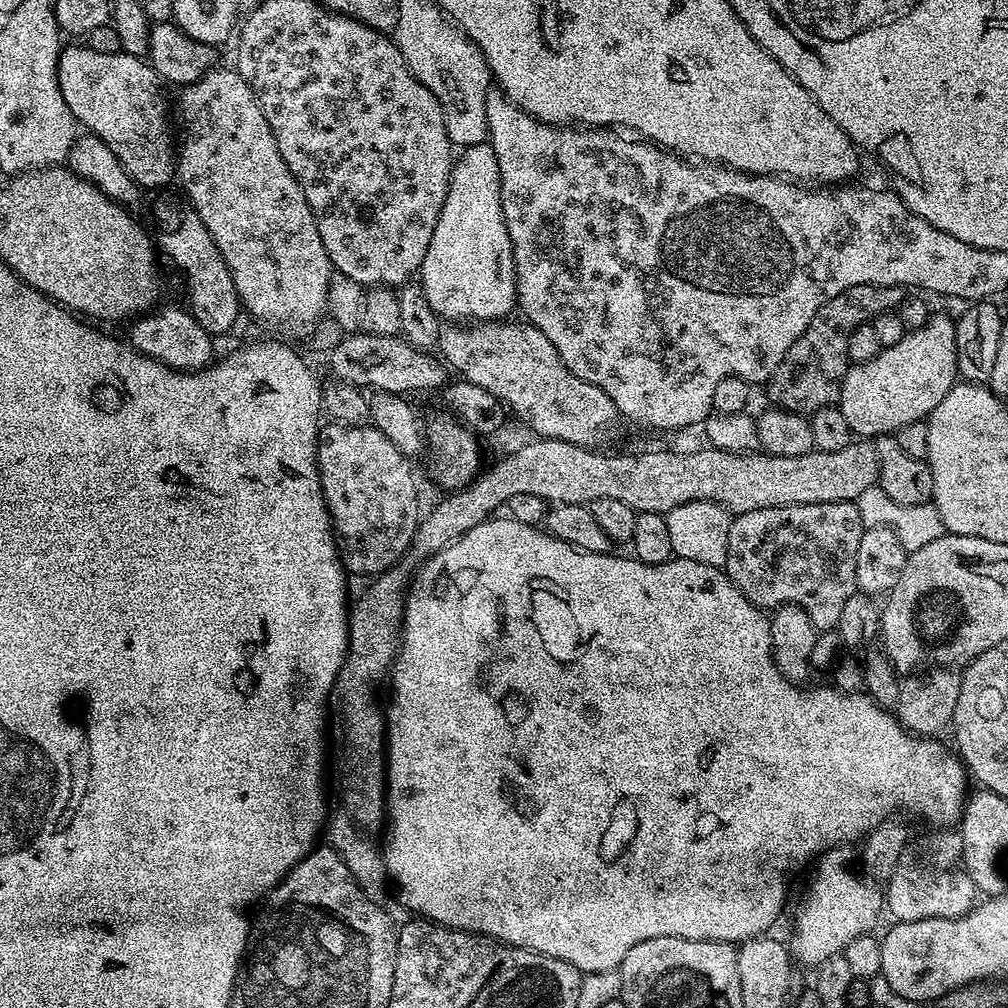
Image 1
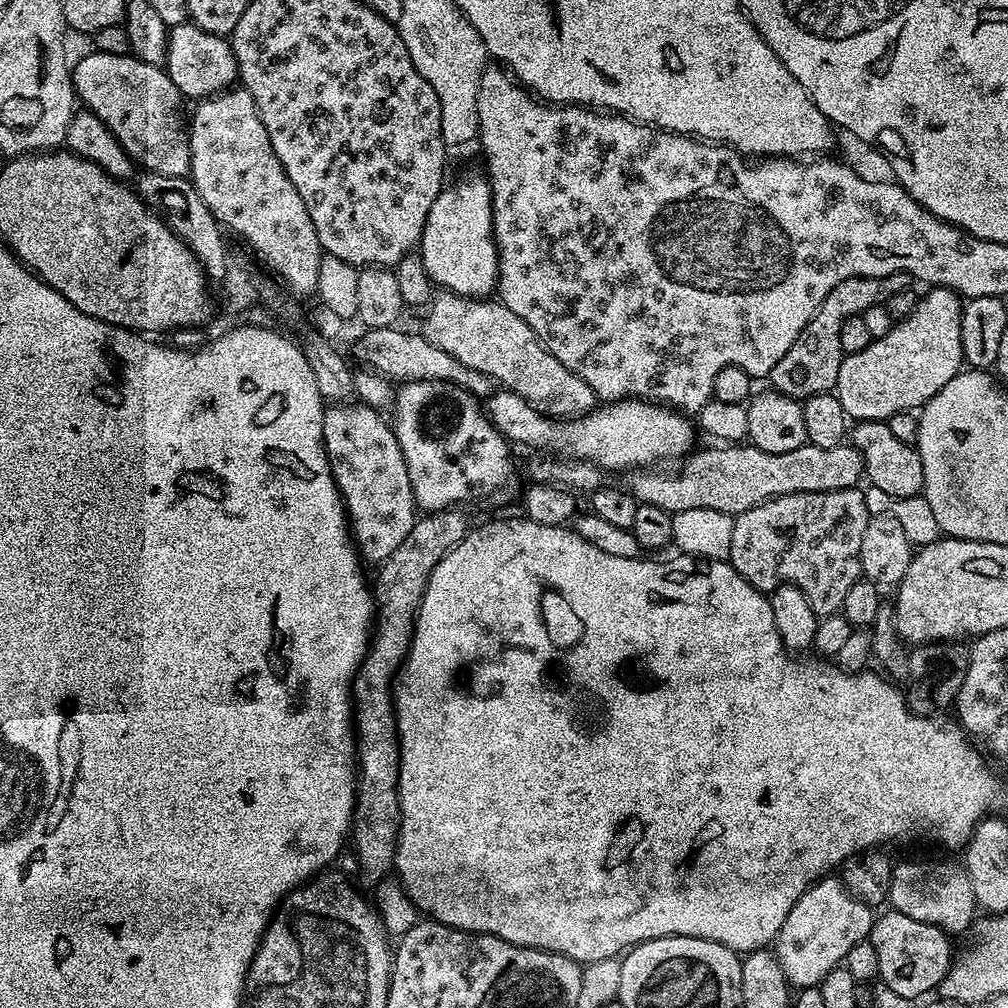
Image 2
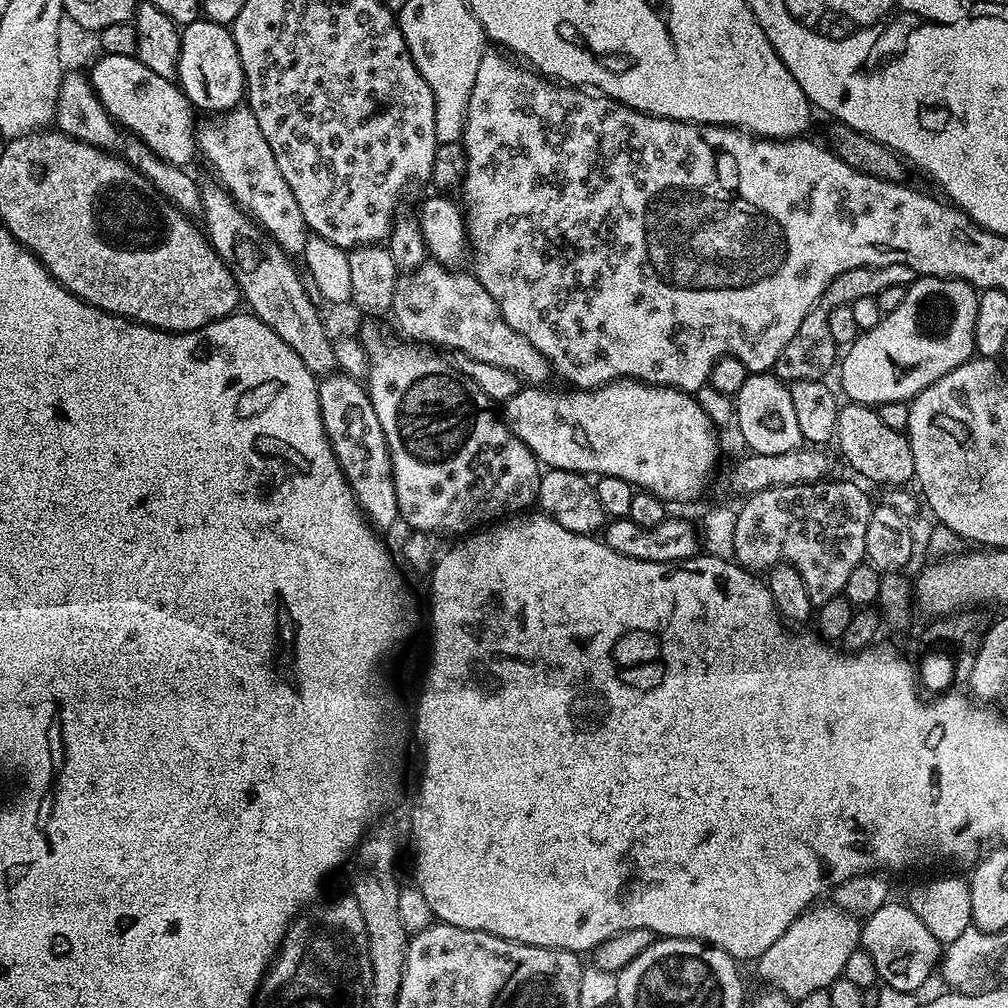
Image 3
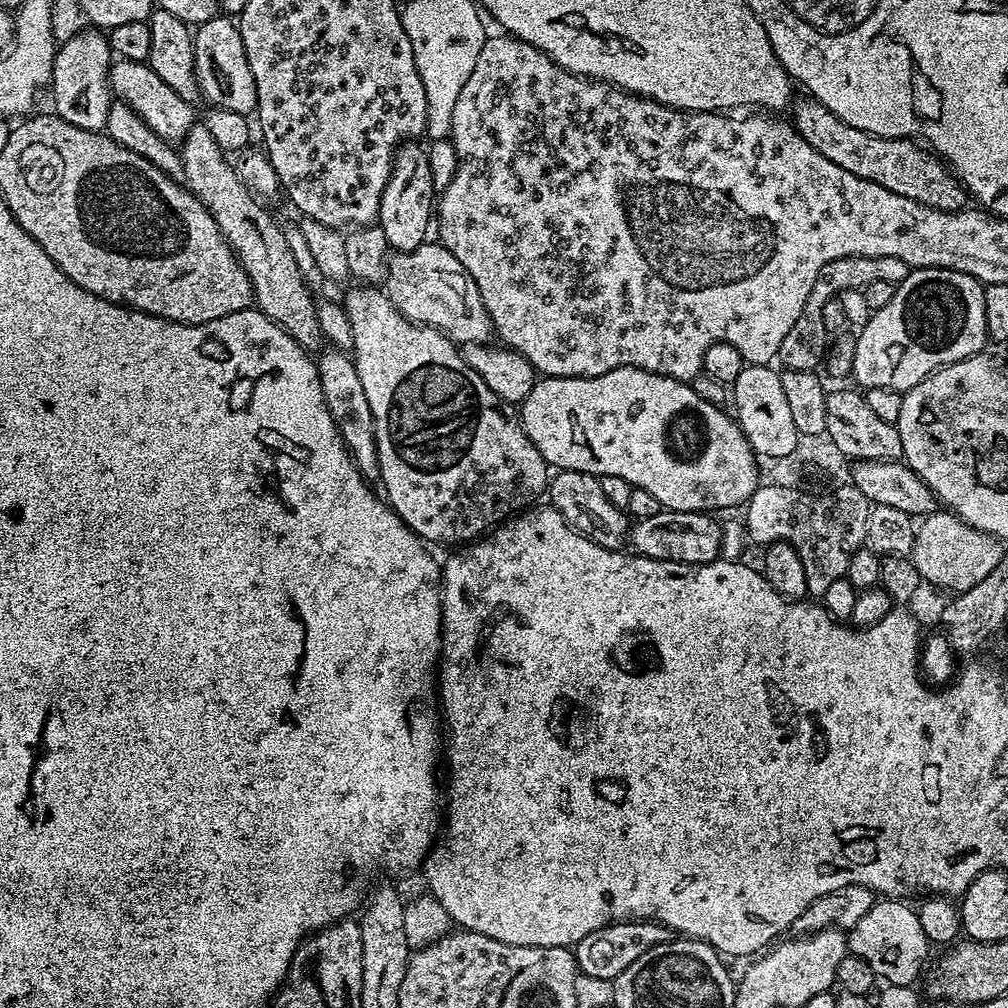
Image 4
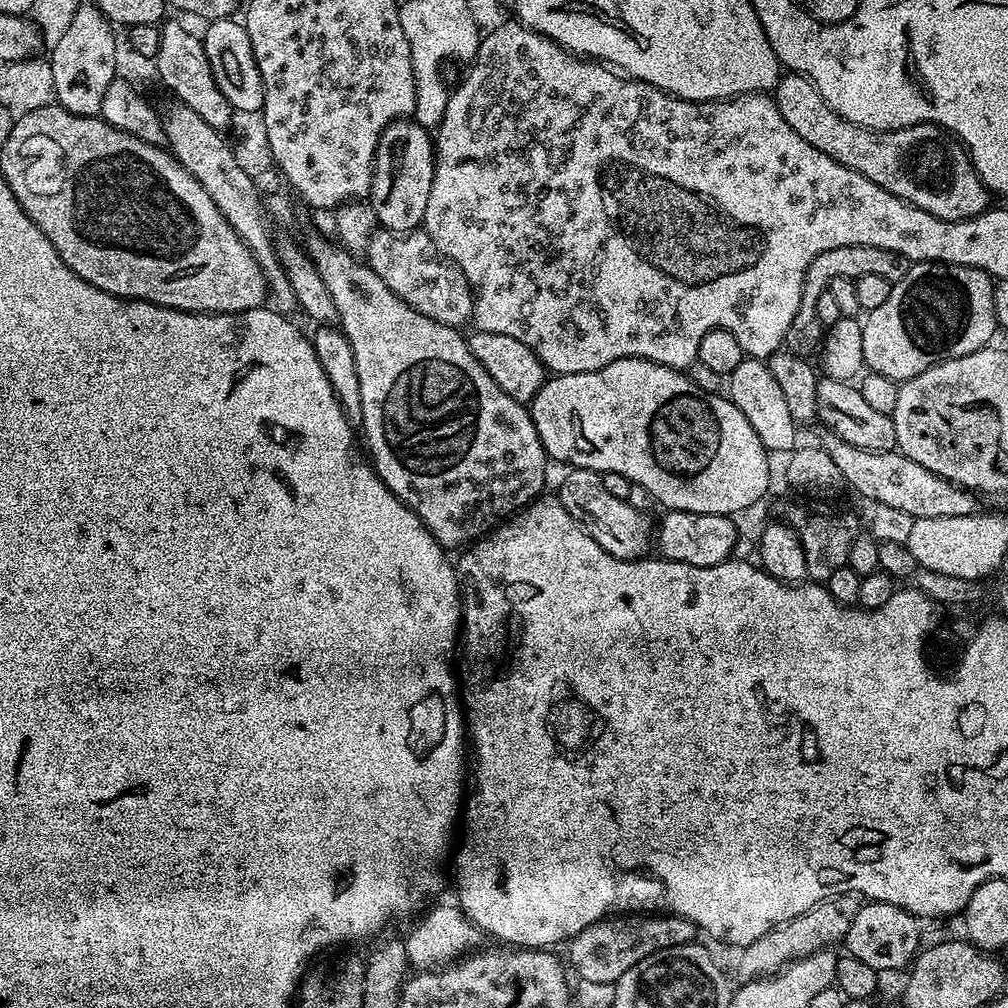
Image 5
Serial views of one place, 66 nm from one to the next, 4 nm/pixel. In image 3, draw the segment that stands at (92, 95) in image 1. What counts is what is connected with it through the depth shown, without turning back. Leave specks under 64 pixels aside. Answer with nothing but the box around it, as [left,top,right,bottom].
[90,55,198,168]

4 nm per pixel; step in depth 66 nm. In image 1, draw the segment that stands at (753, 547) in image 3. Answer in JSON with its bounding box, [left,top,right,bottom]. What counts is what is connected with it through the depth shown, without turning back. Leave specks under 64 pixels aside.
[723,500,865,630]

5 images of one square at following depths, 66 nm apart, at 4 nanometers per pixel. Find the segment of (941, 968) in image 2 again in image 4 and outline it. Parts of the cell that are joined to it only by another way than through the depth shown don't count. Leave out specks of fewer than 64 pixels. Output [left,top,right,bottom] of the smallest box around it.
[847,898,930,985]

